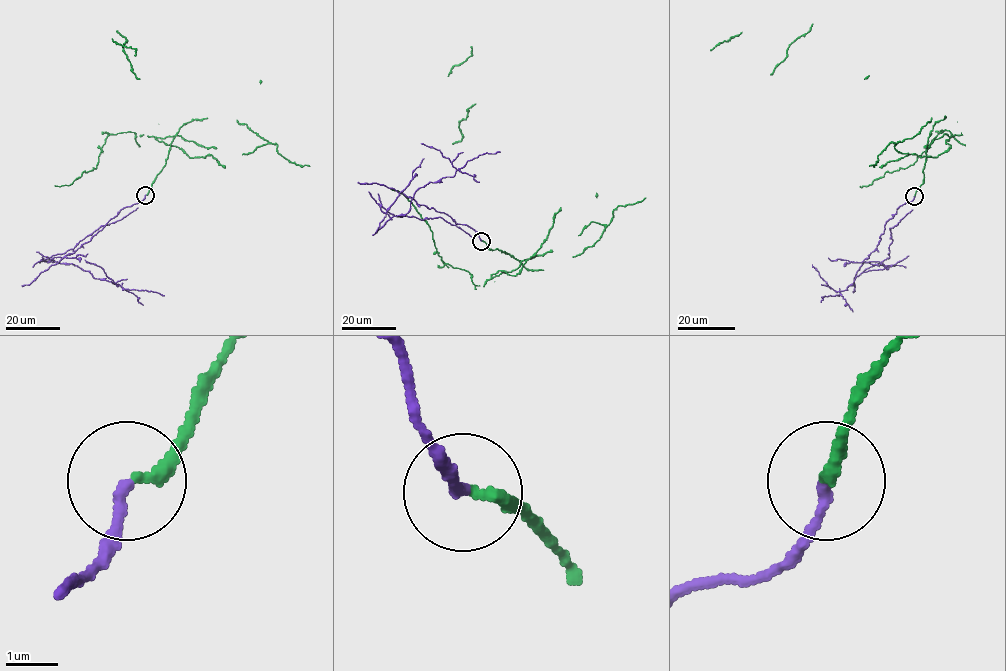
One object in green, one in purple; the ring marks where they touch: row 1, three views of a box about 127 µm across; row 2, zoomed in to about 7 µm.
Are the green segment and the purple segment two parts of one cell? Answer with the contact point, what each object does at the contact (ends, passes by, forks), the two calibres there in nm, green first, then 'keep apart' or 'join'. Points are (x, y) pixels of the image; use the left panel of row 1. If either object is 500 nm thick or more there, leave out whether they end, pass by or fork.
(145, 195) | green ends | purple ends | 240/190 nm | keep apart

